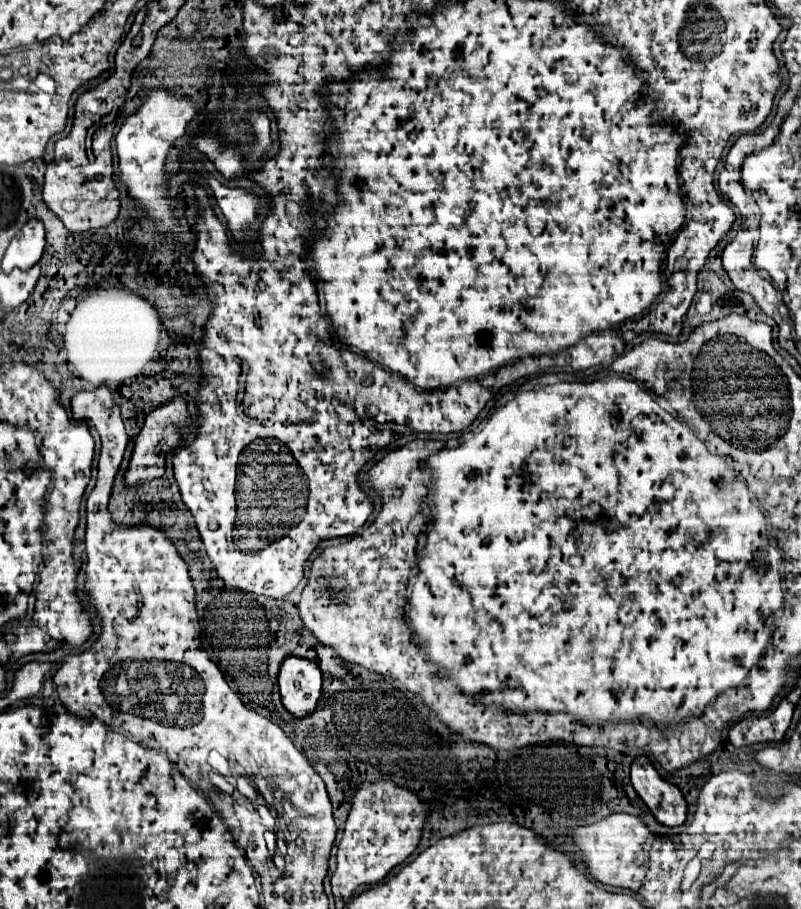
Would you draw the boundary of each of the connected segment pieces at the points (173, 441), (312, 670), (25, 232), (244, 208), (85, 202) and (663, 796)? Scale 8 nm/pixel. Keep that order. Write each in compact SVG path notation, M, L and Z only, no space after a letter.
M176 396L170 404L160 406L156 410L150 412L150 416L144 422L144 428L136 440L136 448L132 454L132 462L130 468L126 472L126 484L134 486L138 482L146 482L146 480L154 480L160 478L164 474L164 456L166 452L170 452L172 448L176 448L180 434L178 434L178 424L188 420L188 408L182 396Z
M288 656L280 664L280 694L284 708L302 718L316 708L322 690L322 674L320 666L314 660Z
M28 220L12 238L2 260L2 270L10 272L14 268L32 268L34 264L38 264L44 246L44 224L40 220Z
M208 178L208 186L220 206L220 210L226 216L226 222L234 234L234 238L242 240L244 238L244 226L256 220L256 206L258 206L258 196L248 194L242 188L226 188L218 180Z
M102 126L98 132L100 132L100 136L96 136L96 138L102 138L102 142L94 144L94 148L92 148L94 160L86 158L86 146L84 146L86 134L68 134L64 140L56 142L54 162L50 162L46 168L46 180L44 180L44 190L42 190L44 202L64 222L64 226L70 232L86 232L92 228L104 228L110 222L114 222L120 212L120 202L118 202L120 192L116 190L116 184L114 184L114 168L112 168L112 154L110 154L112 126Z
M636 756L632 762L632 786L646 802L650 812L664 826L680 826L686 820L688 804L678 786L660 778L648 756Z

